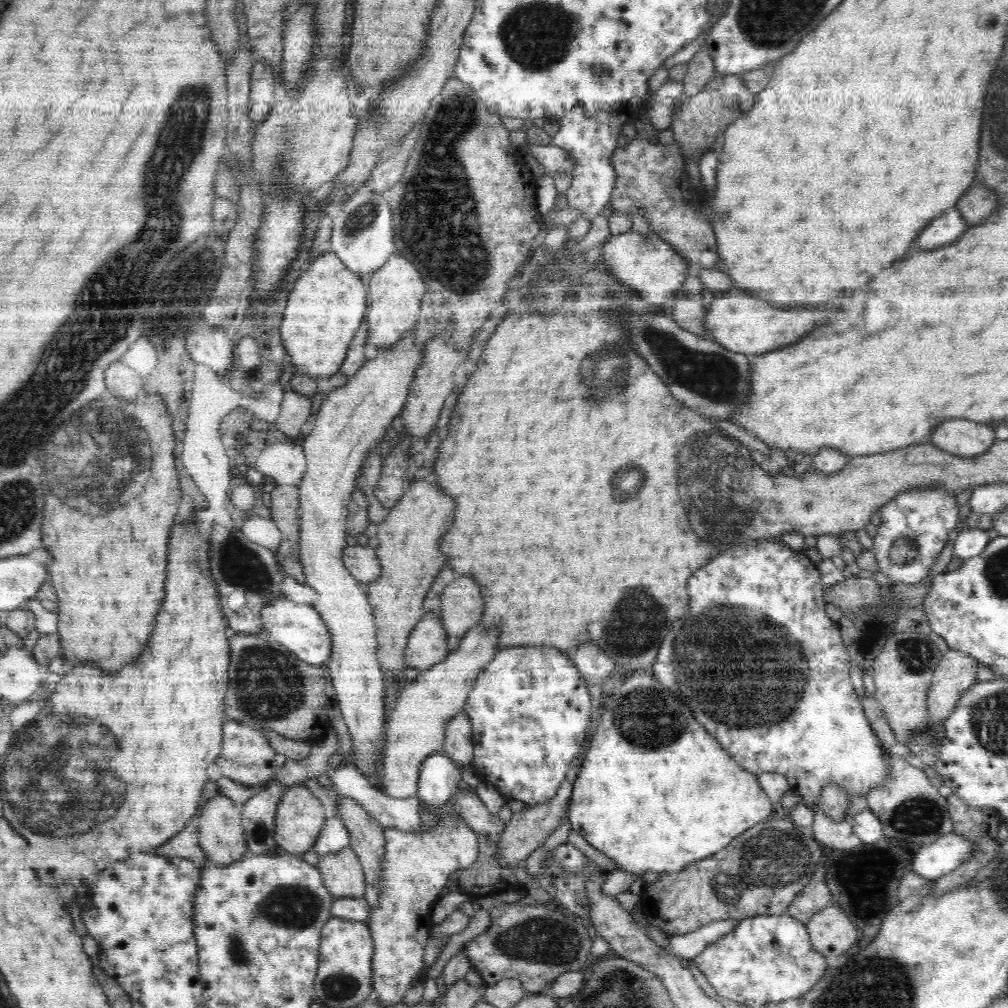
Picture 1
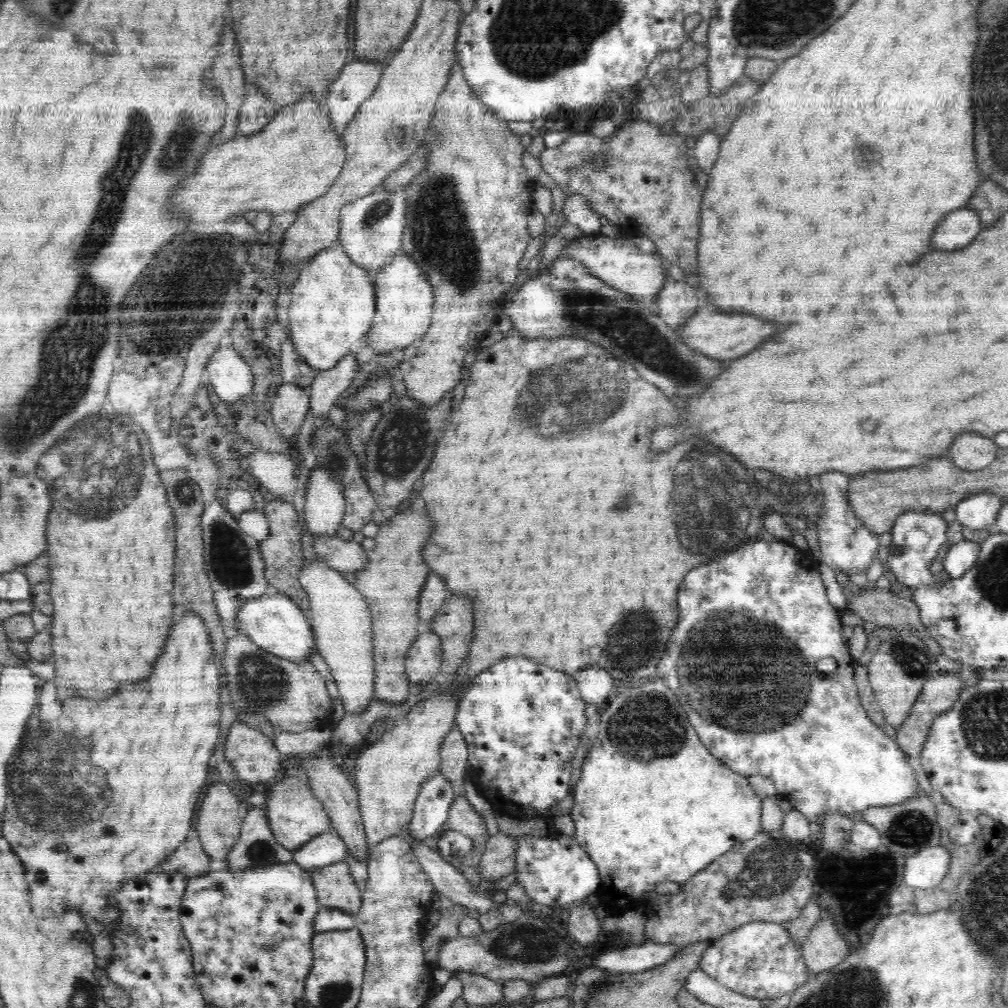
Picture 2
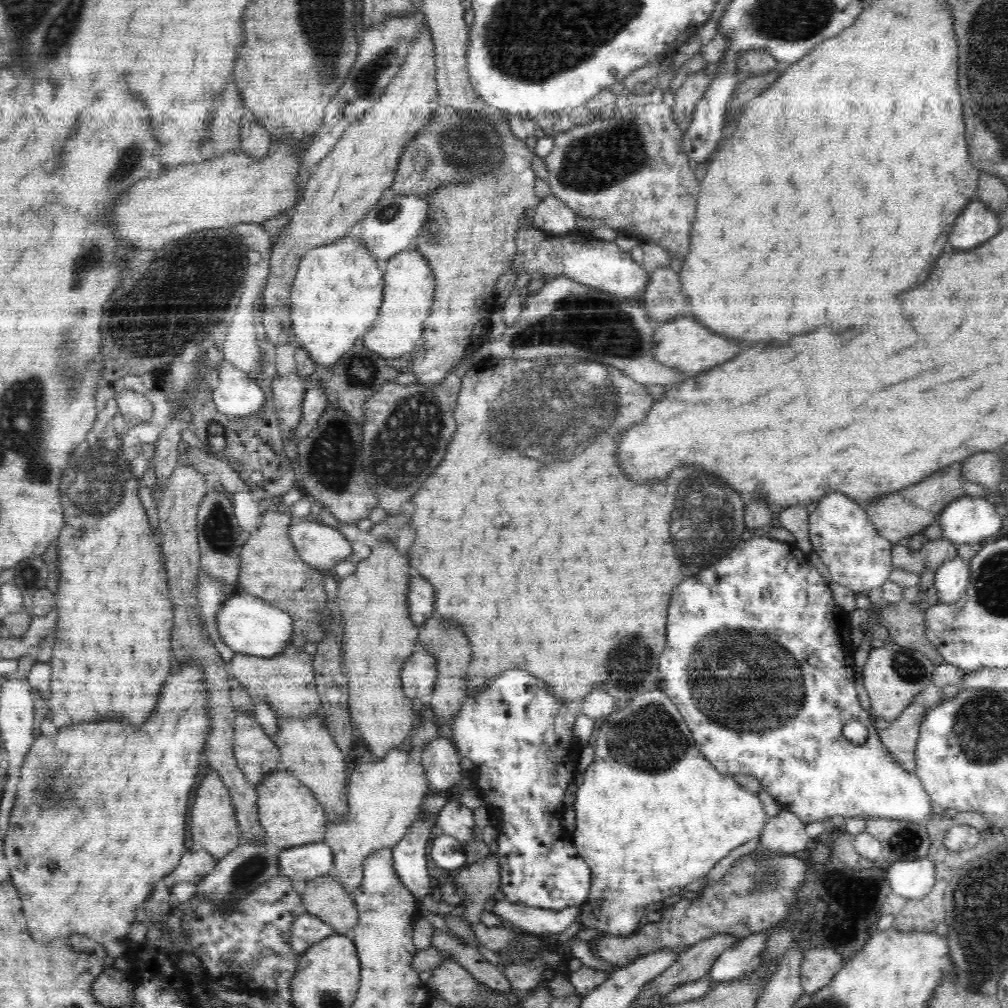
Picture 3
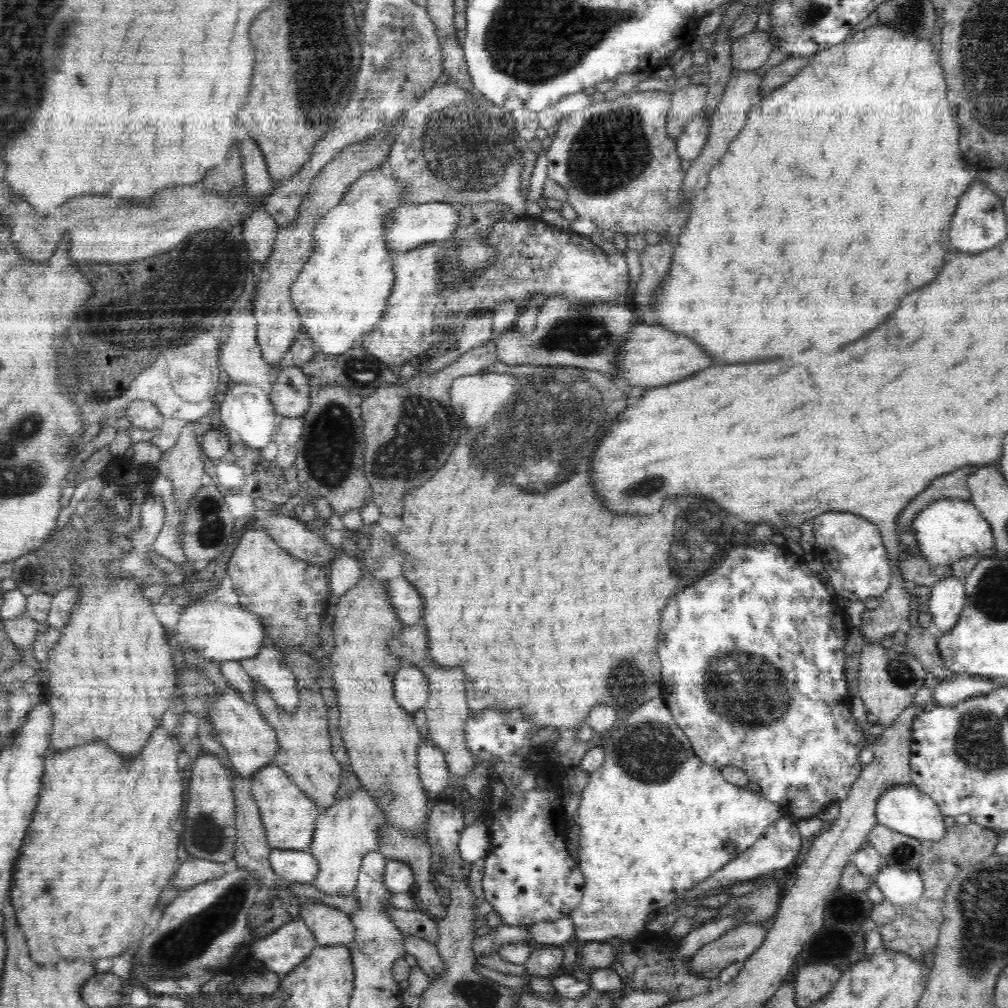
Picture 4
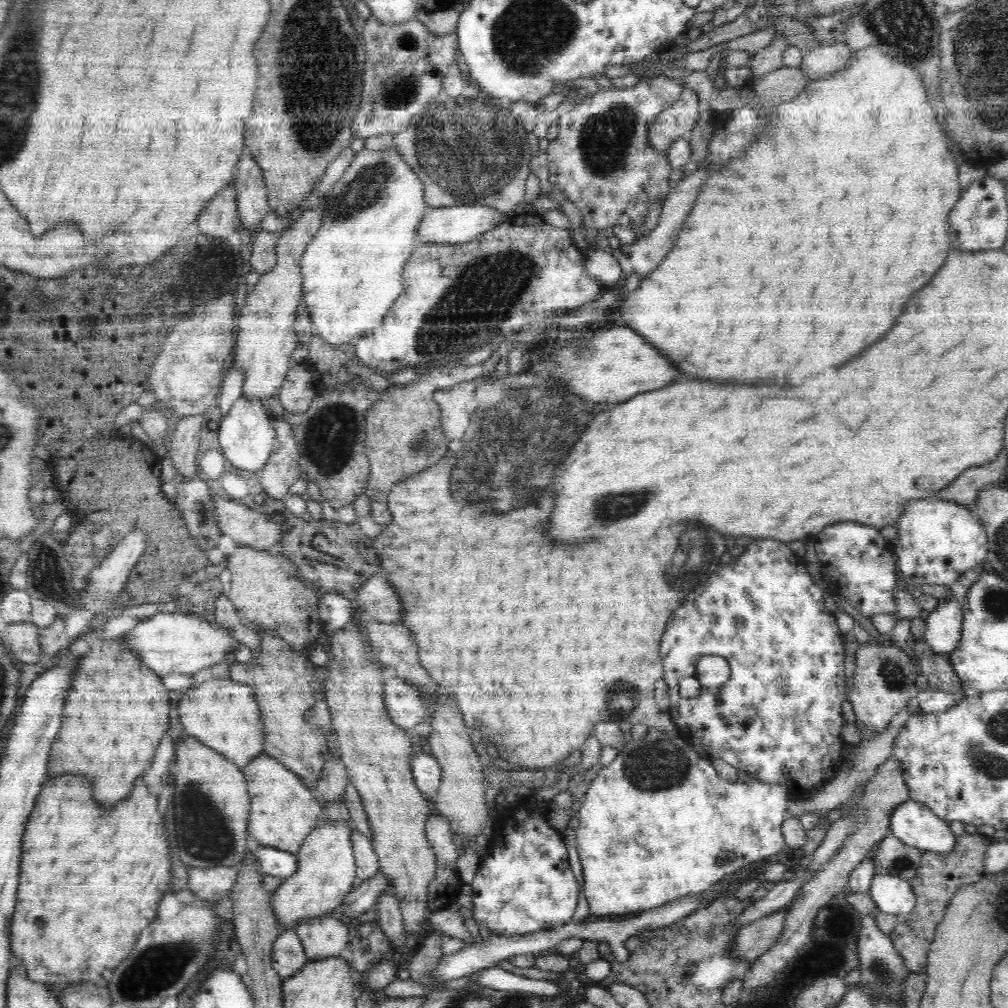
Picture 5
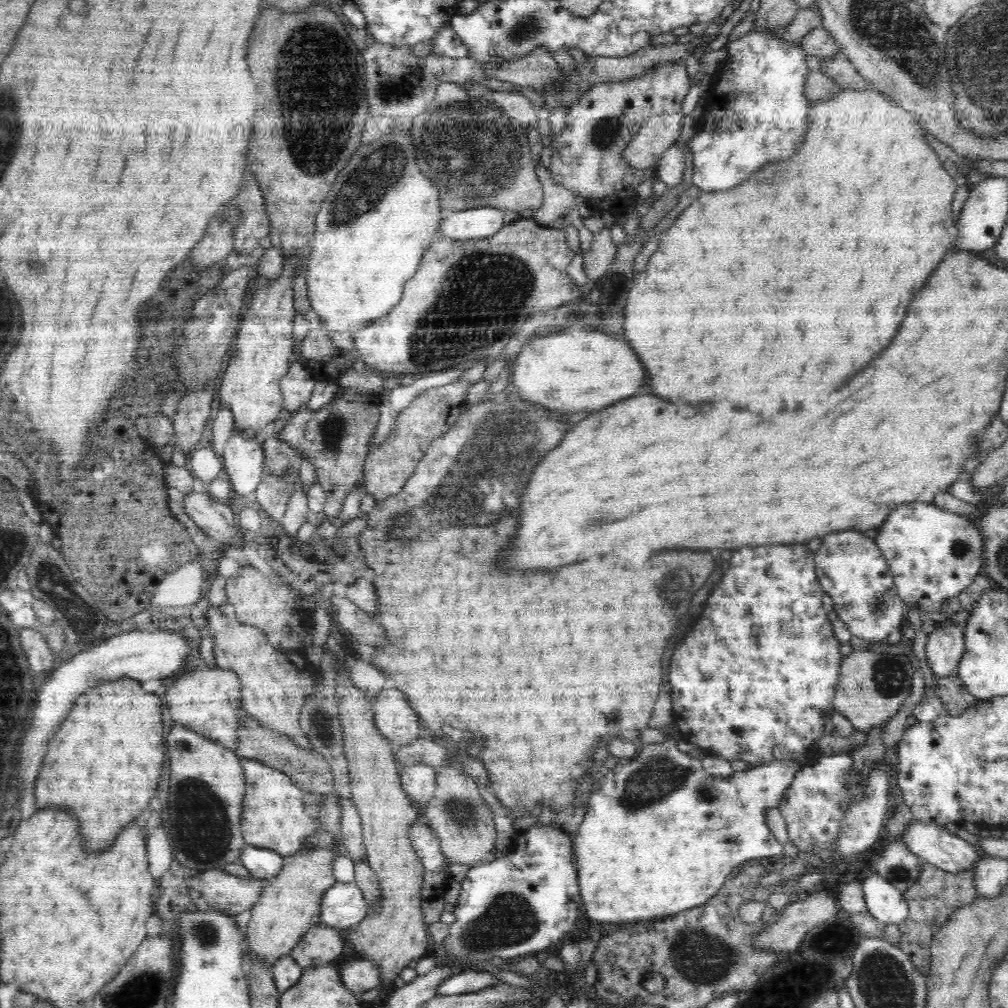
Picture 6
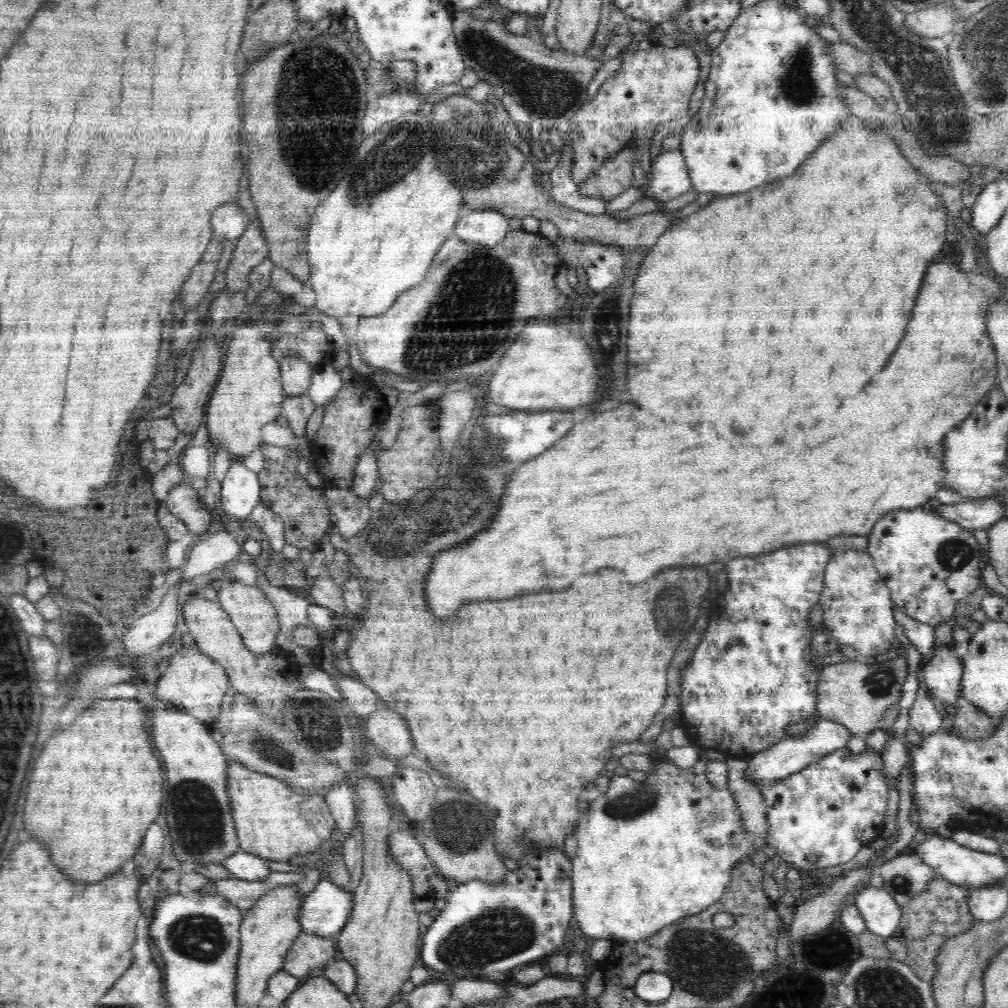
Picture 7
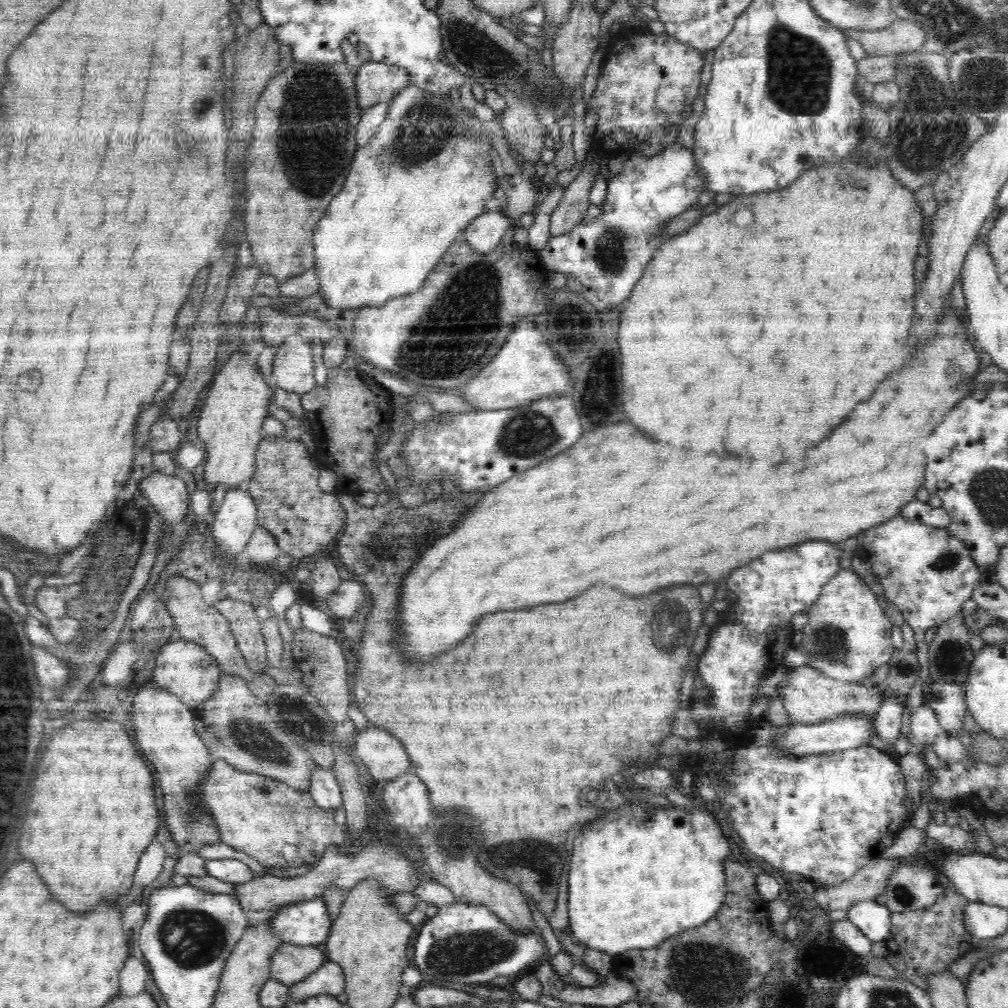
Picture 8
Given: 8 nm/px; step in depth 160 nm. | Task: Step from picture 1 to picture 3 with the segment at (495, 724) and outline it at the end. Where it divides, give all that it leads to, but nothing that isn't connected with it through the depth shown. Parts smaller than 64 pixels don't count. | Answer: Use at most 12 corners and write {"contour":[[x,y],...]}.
{"contour":[[526,670],[449,723],[497,828],[500,892],[582,905],[562,828],[574,712]]}

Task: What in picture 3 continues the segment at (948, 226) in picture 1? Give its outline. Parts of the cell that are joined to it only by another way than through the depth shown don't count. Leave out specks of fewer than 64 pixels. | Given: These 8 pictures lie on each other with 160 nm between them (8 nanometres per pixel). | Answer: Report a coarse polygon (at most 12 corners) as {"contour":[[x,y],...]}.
{"contour":[[971,200],[950,230],[970,250],[1002,230],[1000,214]]}

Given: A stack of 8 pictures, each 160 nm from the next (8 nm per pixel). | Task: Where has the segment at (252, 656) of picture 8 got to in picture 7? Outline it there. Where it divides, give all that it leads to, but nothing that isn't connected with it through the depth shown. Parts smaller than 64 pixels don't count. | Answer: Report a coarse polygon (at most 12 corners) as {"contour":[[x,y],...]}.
{"contour":[[238,580],[217,592],[244,646],[275,648],[279,618],[267,595]]}

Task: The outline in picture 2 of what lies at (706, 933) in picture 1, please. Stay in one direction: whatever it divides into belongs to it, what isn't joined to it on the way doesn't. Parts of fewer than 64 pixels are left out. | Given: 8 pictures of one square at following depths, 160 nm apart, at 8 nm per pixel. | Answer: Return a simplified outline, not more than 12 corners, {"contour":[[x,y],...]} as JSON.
{"contour":[[686,944],[609,949],[592,967],[637,973],[671,960]]}

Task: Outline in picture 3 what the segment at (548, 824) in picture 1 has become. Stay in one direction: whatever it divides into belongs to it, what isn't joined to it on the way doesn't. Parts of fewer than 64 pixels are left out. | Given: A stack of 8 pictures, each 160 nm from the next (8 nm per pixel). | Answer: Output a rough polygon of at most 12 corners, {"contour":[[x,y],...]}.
{"contour":[[497,853],[459,871],[463,920],[480,923],[500,886]]}

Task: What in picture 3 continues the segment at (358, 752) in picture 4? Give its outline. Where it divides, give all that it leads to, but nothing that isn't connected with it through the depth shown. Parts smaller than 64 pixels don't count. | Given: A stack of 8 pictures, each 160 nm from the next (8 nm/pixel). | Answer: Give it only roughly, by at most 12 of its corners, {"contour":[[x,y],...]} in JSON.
{"contour":[[396,543],[338,581],[355,742],[374,761],[416,726],[401,670],[416,651]]}

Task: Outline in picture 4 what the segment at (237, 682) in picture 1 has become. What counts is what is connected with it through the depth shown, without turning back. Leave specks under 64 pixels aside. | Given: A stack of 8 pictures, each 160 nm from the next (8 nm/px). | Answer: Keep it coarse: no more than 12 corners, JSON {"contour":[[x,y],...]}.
{"contour":[[273,641],[239,661],[286,712],[299,705],[295,674]]}

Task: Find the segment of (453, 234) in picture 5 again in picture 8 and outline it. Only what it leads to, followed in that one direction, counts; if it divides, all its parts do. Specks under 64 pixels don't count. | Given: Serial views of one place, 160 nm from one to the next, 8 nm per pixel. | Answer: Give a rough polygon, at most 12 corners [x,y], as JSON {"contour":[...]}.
{"contour":[[487,209],[463,230],[478,252],[499,246],[512,220]]}

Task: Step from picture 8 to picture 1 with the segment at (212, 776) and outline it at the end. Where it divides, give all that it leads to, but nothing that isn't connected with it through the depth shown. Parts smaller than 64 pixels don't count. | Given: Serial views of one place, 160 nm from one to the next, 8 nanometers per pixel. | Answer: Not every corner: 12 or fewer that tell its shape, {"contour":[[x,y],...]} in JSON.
{"contour":[[304,784],[288,787],[275,814],[274,839],[302,856],[327,822]]}

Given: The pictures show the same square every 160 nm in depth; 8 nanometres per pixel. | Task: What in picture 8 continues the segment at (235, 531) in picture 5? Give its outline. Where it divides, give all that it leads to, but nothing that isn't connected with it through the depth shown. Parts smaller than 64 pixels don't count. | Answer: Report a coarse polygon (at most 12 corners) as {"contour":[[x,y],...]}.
{"contour":[[152,471],[138,485],[168,523],[188,512],[183,479]]}

